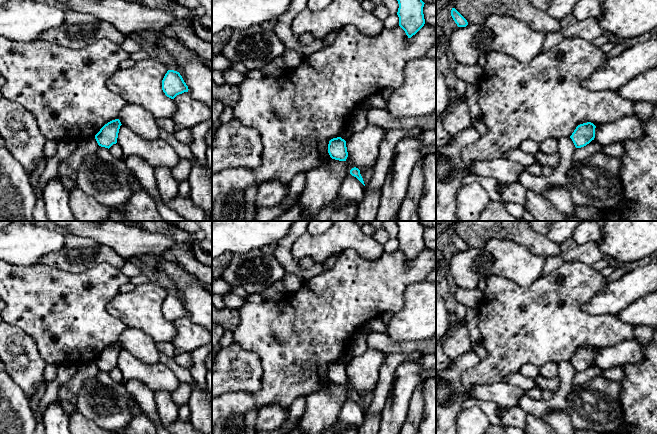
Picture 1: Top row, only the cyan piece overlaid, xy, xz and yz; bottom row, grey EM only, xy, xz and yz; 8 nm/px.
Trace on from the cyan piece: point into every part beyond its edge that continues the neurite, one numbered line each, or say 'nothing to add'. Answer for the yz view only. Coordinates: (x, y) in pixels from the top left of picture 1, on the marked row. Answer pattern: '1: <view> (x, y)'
nothing to add

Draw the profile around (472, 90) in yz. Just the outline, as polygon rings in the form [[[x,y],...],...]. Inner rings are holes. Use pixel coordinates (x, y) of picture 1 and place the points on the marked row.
[[[468,83],[466,86],[465,102],[468,106],[472,119],[482,120],[481,109],[479,107],[479,86],[475,83]]]

